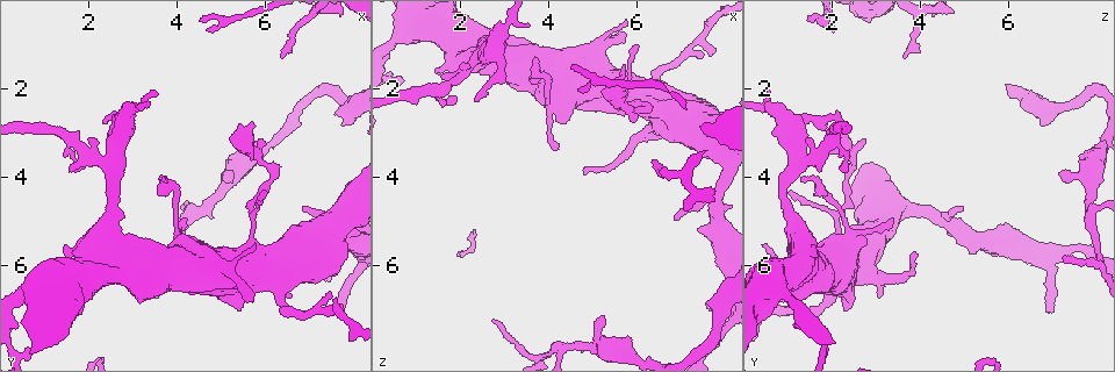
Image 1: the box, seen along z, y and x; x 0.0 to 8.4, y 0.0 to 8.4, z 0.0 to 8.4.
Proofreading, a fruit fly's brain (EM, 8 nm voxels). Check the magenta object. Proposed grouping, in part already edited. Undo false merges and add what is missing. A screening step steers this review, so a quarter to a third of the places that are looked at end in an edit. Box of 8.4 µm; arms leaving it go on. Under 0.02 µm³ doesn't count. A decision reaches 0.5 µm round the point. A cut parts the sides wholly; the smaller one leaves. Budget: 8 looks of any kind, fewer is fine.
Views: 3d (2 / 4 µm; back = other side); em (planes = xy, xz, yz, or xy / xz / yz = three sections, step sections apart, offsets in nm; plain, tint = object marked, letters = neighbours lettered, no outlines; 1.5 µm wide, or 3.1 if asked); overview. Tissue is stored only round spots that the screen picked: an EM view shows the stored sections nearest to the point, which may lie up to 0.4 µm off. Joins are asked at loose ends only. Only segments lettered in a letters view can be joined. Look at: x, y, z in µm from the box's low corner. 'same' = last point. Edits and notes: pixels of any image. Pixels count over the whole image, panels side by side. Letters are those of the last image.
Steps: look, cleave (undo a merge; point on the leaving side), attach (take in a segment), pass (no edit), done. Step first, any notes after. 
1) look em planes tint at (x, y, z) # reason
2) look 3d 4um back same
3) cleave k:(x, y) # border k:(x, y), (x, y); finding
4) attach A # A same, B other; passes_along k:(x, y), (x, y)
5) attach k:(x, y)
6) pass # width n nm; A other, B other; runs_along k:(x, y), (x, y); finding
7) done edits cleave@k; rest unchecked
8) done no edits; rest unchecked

look 3d 4um at (2.35, 2.80, 2.25) # free end

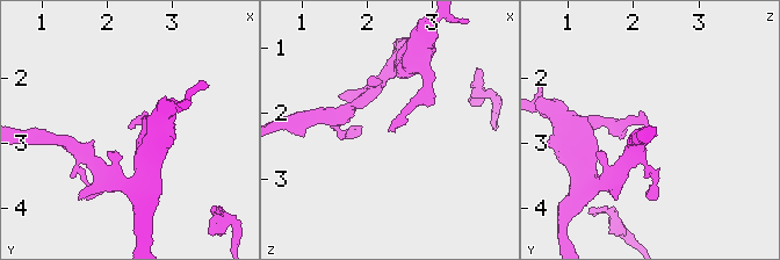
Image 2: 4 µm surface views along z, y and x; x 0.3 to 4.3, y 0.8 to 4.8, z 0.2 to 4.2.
look em planes letters at (2.30, 2.75, 2.30)

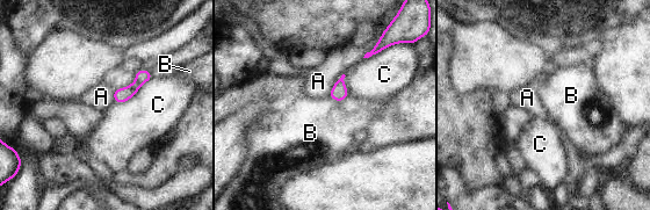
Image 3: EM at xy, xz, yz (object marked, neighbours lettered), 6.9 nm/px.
pass # longest_contact C 320 nm; A other, B other, C other; runs_along 3:(146, 73), (127, 93), (117, 99); no lettered segment goes on from it

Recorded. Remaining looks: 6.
look 3d 4um at (3.60, 4.05, 1.35) # branch stops here

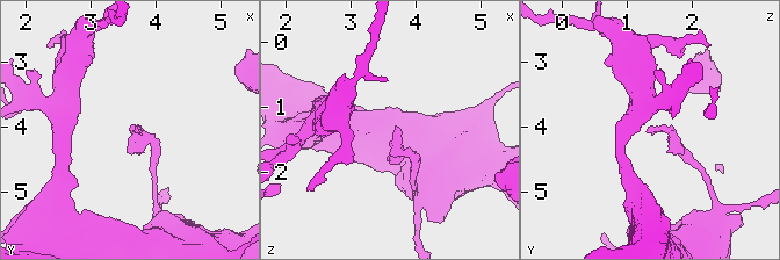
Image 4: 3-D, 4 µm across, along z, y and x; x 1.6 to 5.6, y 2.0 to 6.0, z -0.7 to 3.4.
look em xz step 8 tint at (3.70, 4.05, 1.30) # need the tissue

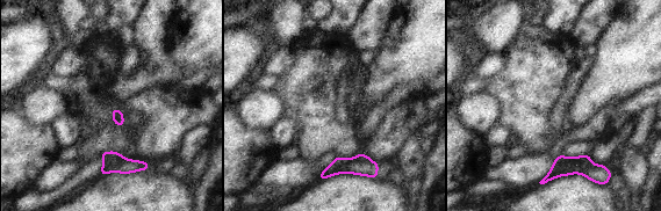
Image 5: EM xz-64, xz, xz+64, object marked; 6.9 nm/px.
look em planes letters same

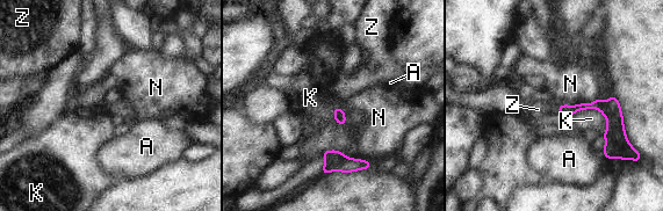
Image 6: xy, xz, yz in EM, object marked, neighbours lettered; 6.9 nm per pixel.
pass # A other, K other, N other, Z other; none of them fits

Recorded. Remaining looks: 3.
look em planes letters at (5.15, 3.85, 7.10) # free end

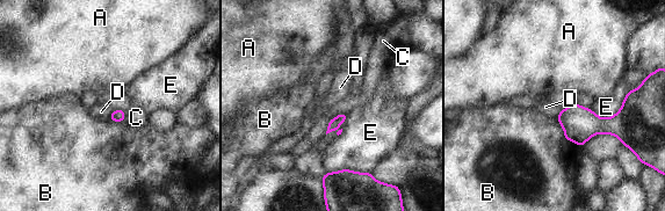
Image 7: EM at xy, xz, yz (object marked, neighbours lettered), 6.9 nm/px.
pass # longest_contact B 260 nm; A other, B other, C other, D other, E other; no lettered segment goes on from it

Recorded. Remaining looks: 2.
done no edits; rest unchecked

